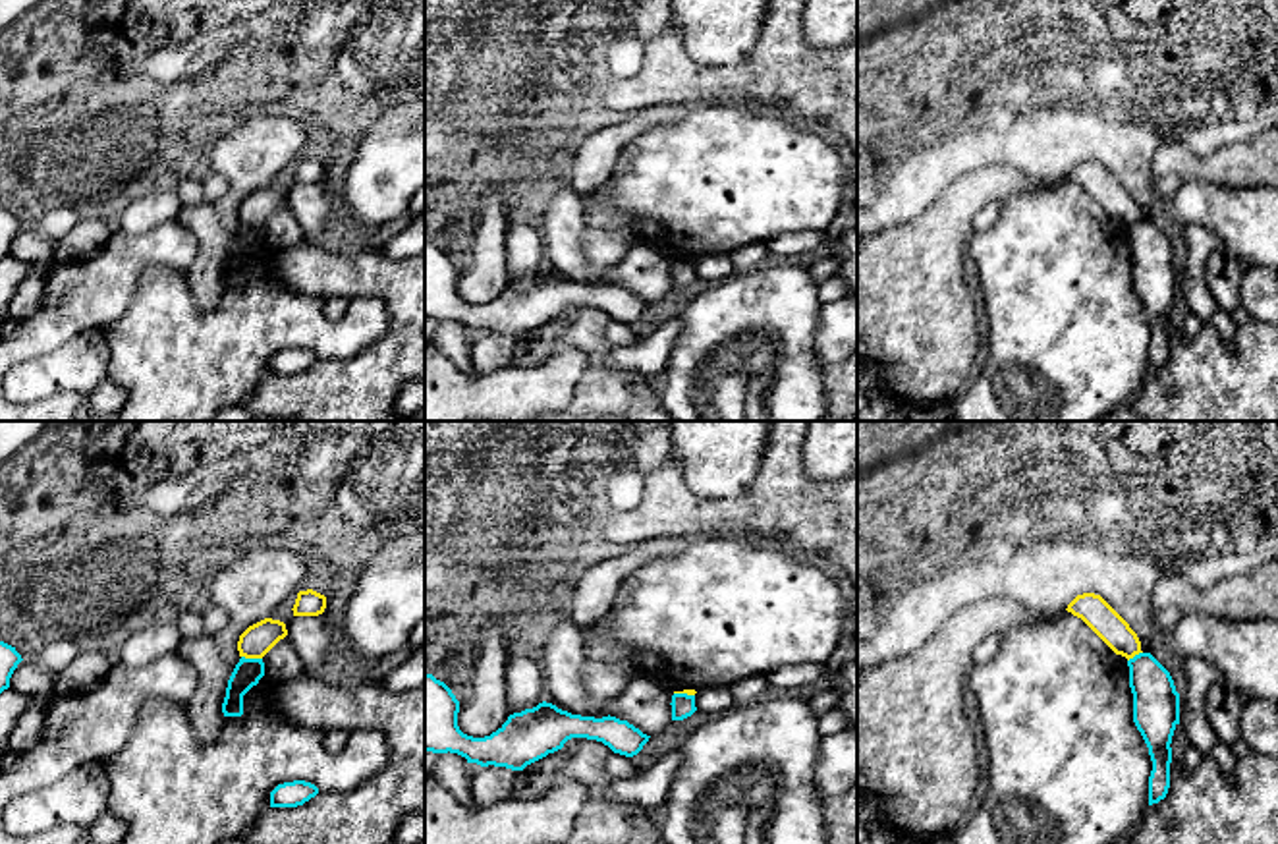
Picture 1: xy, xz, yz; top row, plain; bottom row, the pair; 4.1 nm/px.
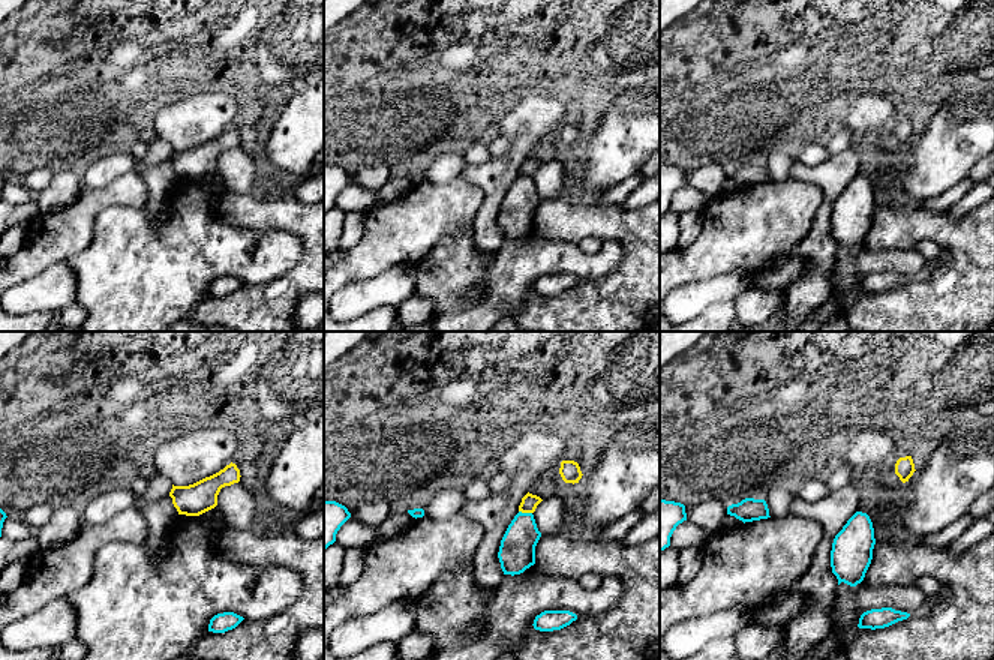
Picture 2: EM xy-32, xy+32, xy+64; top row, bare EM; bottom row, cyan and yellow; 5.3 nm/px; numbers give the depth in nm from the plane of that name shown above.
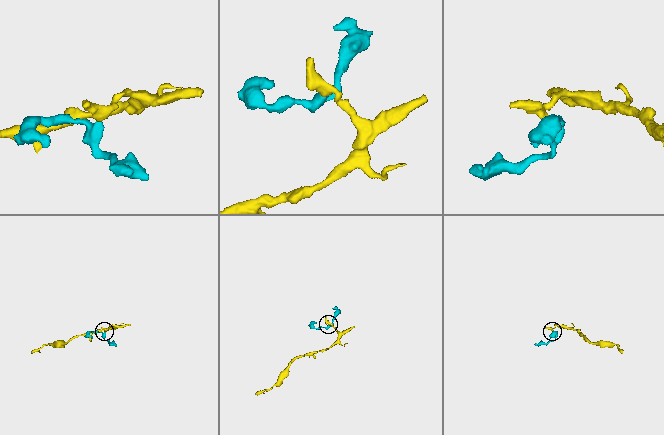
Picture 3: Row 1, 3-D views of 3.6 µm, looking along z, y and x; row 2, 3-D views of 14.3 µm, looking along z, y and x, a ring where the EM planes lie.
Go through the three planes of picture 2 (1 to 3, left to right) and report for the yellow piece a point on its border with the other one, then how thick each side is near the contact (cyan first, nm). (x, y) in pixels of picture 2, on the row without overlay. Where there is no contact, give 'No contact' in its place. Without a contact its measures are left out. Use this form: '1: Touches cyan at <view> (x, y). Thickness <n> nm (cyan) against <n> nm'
1: No contact
2: Touches cyan at xy+32 (525, 177). Thickness 190 nm (cyan) against 90 nm
3: No contact

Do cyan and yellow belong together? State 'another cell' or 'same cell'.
another cell

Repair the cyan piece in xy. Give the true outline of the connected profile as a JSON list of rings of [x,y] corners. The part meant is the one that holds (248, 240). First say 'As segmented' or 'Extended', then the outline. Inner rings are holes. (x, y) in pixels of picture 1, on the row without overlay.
As segmented. [[[241,224],[236,232],[222,270],[224,284],[241,284],[243,282],[243,263],[259,251],[264,243],[263,226],[245,226]]]

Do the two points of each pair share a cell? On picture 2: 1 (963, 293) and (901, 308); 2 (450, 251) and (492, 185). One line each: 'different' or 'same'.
1: same
2: different

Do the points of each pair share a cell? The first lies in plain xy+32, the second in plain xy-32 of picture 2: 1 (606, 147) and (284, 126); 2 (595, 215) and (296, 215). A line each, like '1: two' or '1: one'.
1: one
2: one

